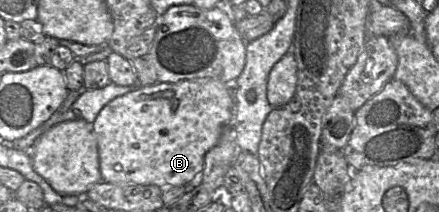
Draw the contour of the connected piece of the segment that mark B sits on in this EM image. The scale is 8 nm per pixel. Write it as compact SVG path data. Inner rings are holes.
M197 78L137 87L110 101L93 122L101 180L161 187L192 185L204 168L206 153L216 145L224 128L232 121L232 94L226 84L218 79Z

